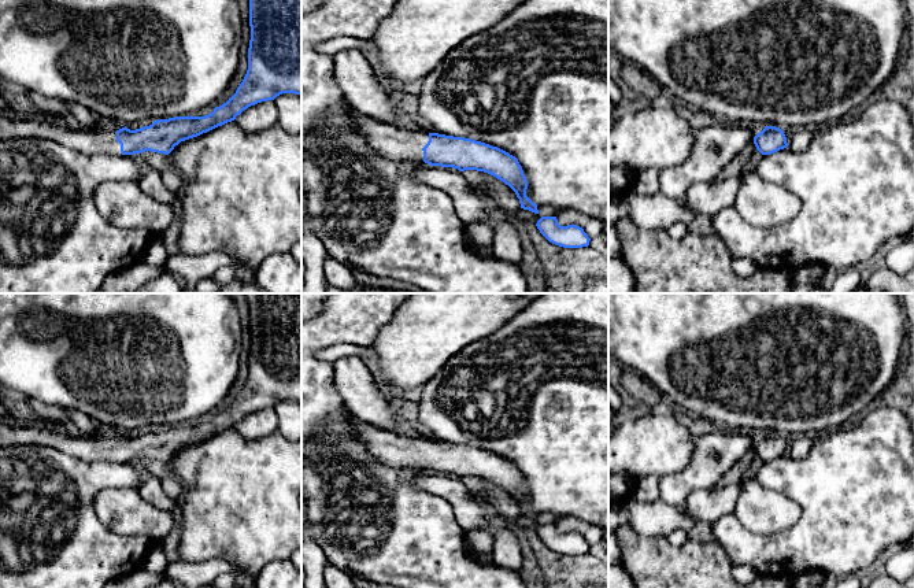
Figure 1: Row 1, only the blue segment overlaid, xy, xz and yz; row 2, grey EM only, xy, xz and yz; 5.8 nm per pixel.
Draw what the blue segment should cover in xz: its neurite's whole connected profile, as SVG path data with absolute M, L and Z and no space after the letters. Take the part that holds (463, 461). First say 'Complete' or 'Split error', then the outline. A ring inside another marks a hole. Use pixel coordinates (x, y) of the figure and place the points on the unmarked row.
Split error. M351 415L349 422L369 452L392 467L423 467L430 473L454 474L459 478L488 480L508 492L521 515L539 521L528 503L528 487L518 466L489 451L465 444L415 439L384 430Z

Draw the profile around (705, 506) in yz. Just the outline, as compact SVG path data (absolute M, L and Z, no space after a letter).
M739 484L725 488L699 489L688 496L684 506L688 515L699 522L715 522L722 515L733 514L739 499Z

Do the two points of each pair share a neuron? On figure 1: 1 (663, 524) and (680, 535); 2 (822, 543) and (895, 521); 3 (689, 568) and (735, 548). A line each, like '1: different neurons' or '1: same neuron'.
1: different neurons
2: same neuron
3: different neurons

